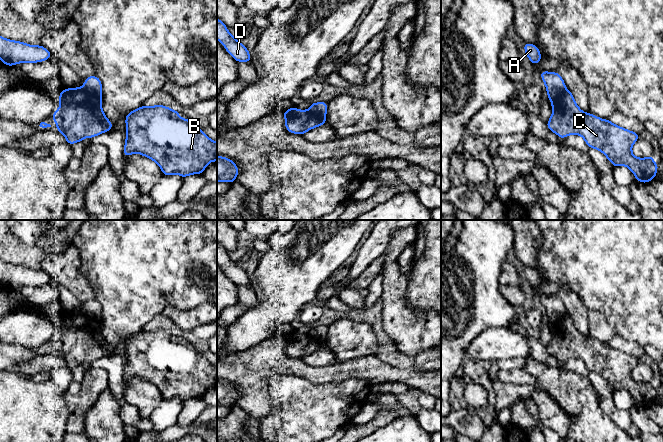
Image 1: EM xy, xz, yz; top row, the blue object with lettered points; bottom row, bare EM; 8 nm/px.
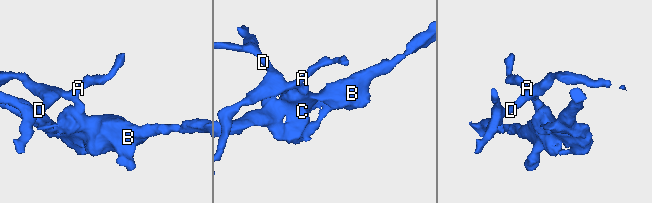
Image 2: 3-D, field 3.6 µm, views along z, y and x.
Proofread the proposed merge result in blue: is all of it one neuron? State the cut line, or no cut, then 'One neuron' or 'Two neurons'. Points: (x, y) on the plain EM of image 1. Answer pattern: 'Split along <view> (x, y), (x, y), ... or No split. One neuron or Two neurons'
Split along xy (83, 310), (87, 316), (100, 320). Two neurons

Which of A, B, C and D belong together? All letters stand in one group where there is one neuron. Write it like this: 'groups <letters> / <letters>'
groups A D / B C

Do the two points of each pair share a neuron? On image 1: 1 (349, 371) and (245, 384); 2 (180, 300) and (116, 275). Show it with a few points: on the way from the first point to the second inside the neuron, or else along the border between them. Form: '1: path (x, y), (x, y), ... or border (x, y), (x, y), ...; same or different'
1: path (323, 373), (310, 373), (297, 366), (271, 366); same
2: path (165, 284), (156, 275), (132, 275); same

